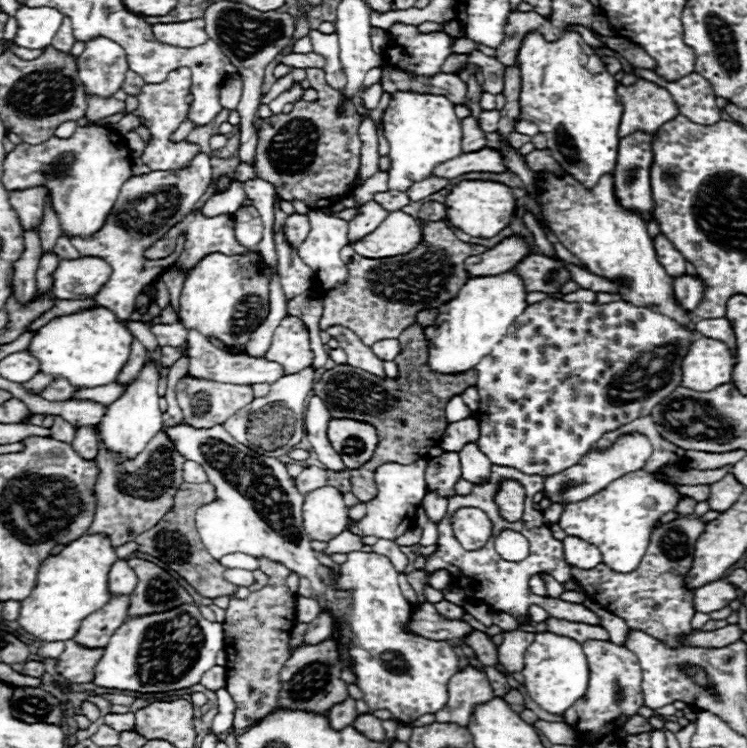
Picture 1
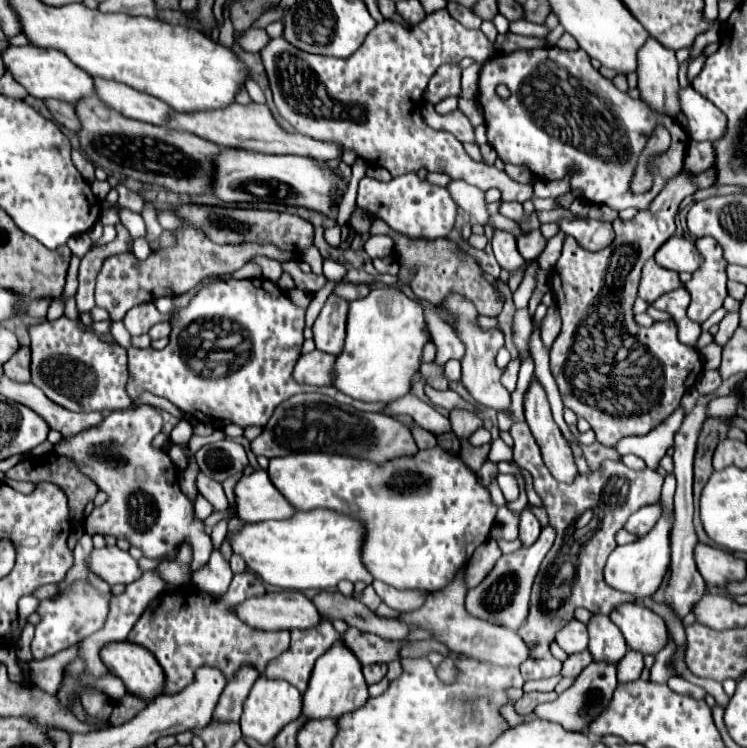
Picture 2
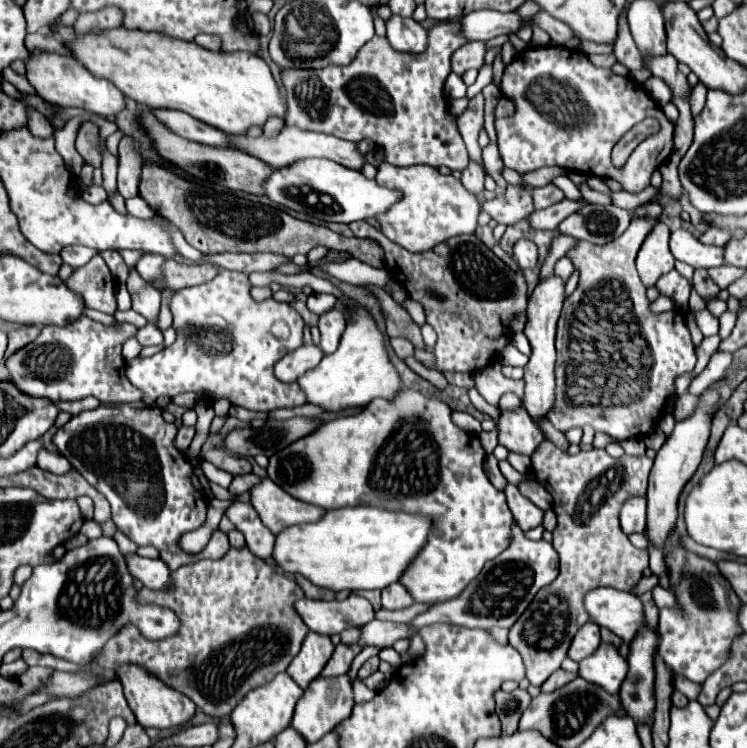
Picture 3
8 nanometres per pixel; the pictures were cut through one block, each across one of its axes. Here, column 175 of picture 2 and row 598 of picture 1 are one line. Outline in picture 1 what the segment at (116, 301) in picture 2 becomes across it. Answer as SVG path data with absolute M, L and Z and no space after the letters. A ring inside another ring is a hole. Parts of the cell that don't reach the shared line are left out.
M260 560L260 570L268 576L268 584L252 592L244 600L230 598L224 620L224 640L226 640L226 688L236 702L234 730L244 730L270 714L278 706L278 694L282 690L280 670L290 658L290 634L294 630L296 614L296 594L286 586L288 568L274 564L270 560Z

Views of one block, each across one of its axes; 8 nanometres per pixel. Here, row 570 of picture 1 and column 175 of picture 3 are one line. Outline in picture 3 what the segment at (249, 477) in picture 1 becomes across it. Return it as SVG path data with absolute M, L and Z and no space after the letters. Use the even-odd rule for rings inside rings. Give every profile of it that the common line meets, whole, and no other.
M222 270L212 282L202 284L202 286L192 286L192 288L182 288L176 290L170 302L170 310L174 316L172 328L176 330L176 342L162 352L150 356L150 358L134 358L126 366L126 376L128 380L142 392L142 402L144 404L154 404L160 396L174 398L184 392L194 392L194 394L212 394L212 400L226 398L230 404L242 406L246 410L254 412L270 412L276 408L294 408L306 404L304 392L300 390L298 384L284 384L274 376L274 364L288 352L296 350L302 346L302 328L304 320L302 316L286 302L278 302L274 298L256 302L250 296L250 282L246 274L240 272L228 272ZM274 324L286 324L288 326L288 336L278 338L272 332ZM218 346L226 346L228 352L220 352Z

